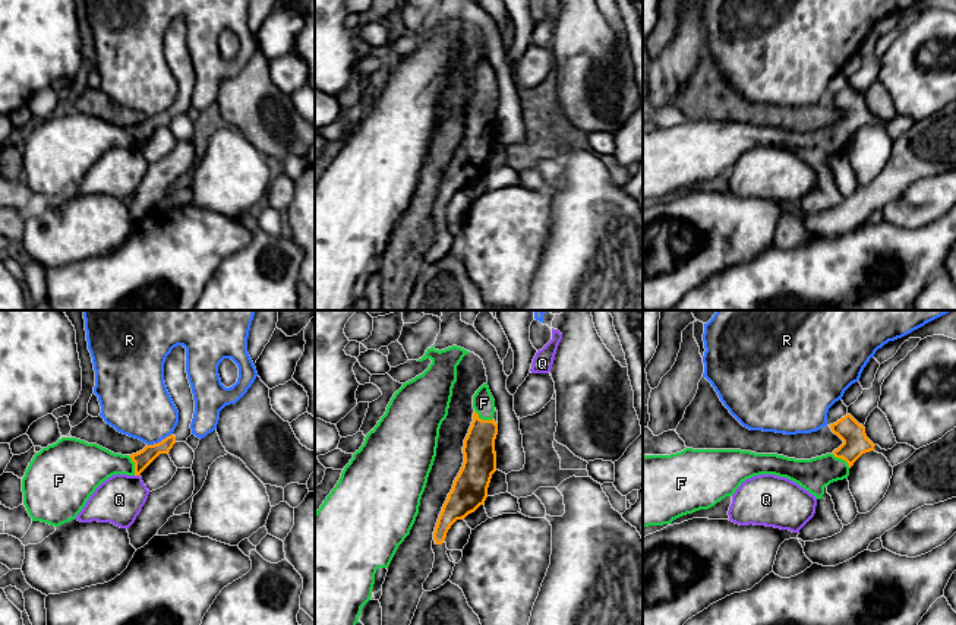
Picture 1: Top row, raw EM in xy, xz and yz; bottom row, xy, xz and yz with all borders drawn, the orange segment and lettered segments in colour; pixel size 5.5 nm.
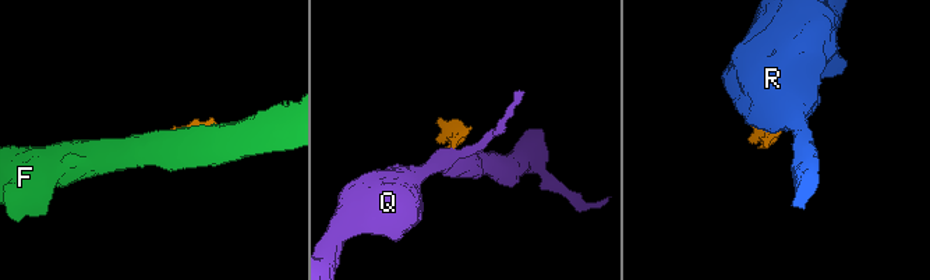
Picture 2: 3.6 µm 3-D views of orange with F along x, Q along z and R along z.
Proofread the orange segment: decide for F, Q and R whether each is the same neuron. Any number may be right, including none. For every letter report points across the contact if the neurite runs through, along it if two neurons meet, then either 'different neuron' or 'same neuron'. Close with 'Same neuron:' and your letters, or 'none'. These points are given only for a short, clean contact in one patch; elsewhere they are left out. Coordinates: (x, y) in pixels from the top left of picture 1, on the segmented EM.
F: same neuron
Q: border along xy (135, 474), (139, 476); different neuron
R: different neuron
Same neuron: F

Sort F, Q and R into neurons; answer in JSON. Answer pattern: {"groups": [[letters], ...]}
{"groups": [["F"], ["Q"], ["R"]]}

